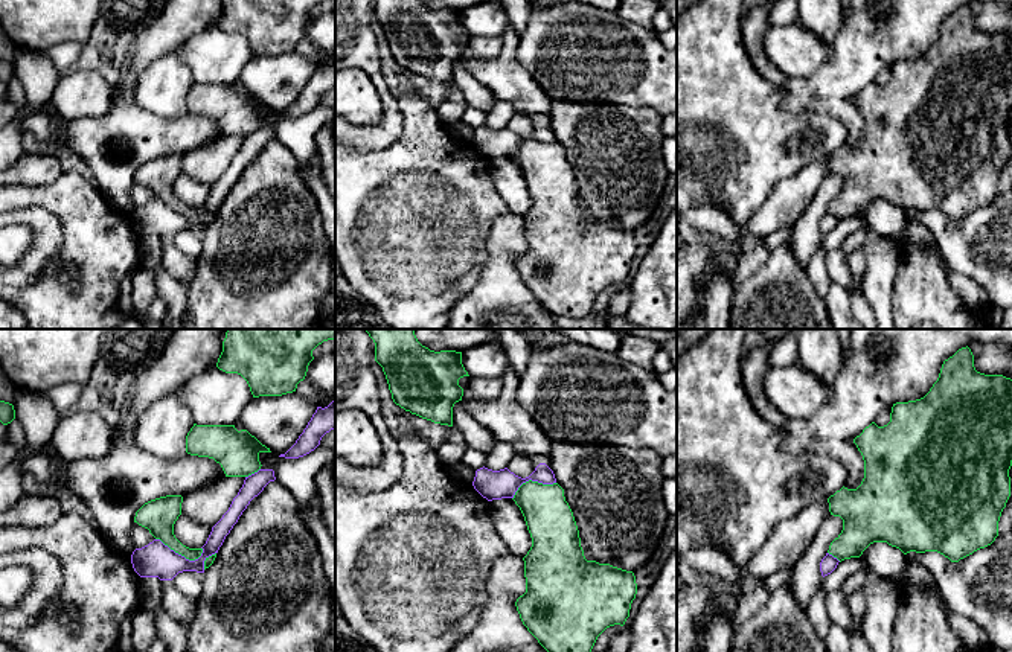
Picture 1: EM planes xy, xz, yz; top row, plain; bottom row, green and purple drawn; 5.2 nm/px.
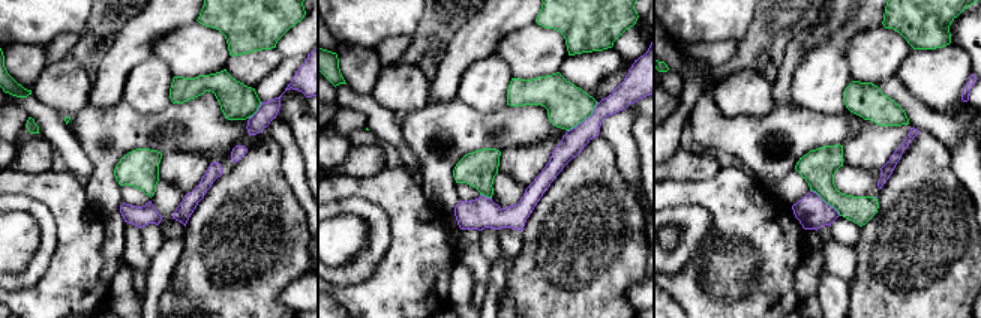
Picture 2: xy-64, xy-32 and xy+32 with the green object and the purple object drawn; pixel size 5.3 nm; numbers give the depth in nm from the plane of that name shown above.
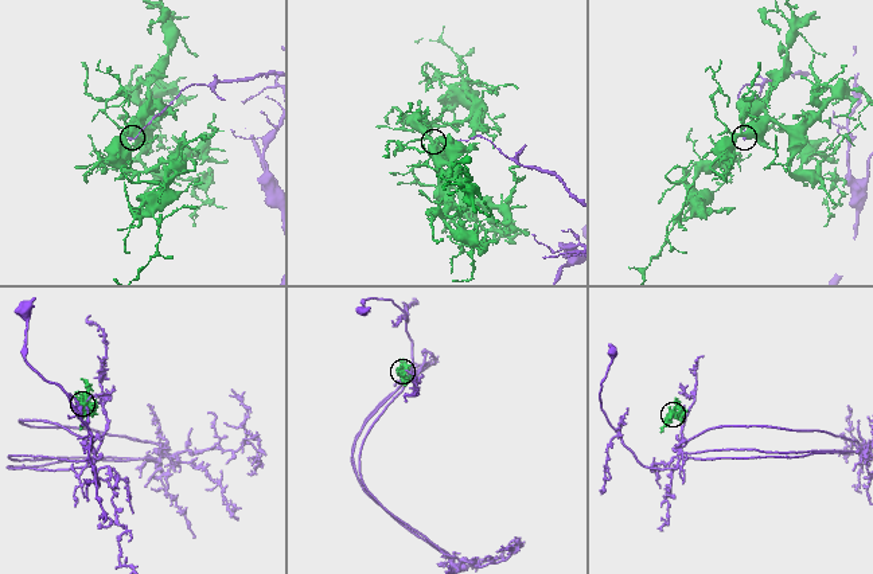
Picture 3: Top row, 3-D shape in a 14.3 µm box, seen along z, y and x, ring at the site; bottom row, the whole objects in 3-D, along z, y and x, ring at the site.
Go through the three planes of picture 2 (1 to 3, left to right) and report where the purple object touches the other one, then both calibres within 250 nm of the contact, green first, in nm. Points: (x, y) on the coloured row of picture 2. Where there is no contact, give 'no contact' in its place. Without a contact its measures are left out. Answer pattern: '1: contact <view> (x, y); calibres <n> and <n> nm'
1: contact xy-64 (255, 111); calibres 190 and 100 nm
2: contact xy-32 (584, 119); calibres 220 and 120 nm
3: contact xy+32 (825, 201); calibres 190 and 170 nm

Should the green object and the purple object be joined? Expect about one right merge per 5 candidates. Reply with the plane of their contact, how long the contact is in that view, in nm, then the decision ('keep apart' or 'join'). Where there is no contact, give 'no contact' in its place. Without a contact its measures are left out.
xy | 260 nm | keep apart

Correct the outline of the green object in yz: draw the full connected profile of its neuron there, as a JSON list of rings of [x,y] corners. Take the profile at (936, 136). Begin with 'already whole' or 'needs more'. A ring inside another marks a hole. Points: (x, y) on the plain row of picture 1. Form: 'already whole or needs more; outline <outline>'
already whole; outline [[[968,5],[959,8],[953,15],[943,20],[937,40],[924,56],[893,62],[890,81],[884,85],[878,85],[872,81],[860,94],[853,97],[853,102],[864,119],[864,137],[857,148],[847,148],[843,145],[828,157],[831,174],[843,178],[843,189],[831,201],[828,209],[828,212],[840,221],[850,216],[860,216],[873,201],[887,201],[889,204],[899,207],[904,213],[910,210],[937,210],[951,221],[959,221],[974,210],[991,204],[998,195],[998,180],[1010,155],[1009,128],[1012,125],[1012,38],[1003,34],[985,34],[977,30],[974,26],[974,14]]]

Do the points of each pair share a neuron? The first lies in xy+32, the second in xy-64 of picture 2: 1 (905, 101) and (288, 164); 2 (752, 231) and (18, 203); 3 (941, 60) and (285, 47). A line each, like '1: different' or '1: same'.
1: same
2: different
3: different

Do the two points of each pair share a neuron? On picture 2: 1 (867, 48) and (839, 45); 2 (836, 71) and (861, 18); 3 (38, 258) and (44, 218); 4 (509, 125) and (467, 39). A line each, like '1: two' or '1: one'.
1: two
2: one
3: one
4: two

